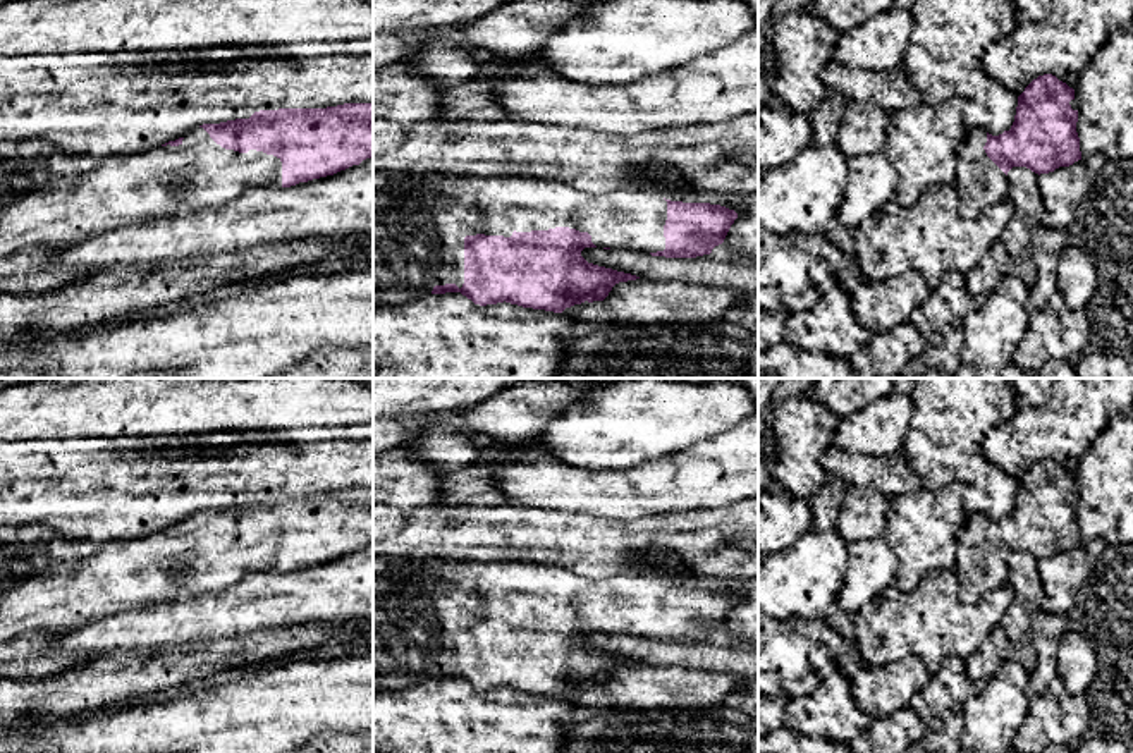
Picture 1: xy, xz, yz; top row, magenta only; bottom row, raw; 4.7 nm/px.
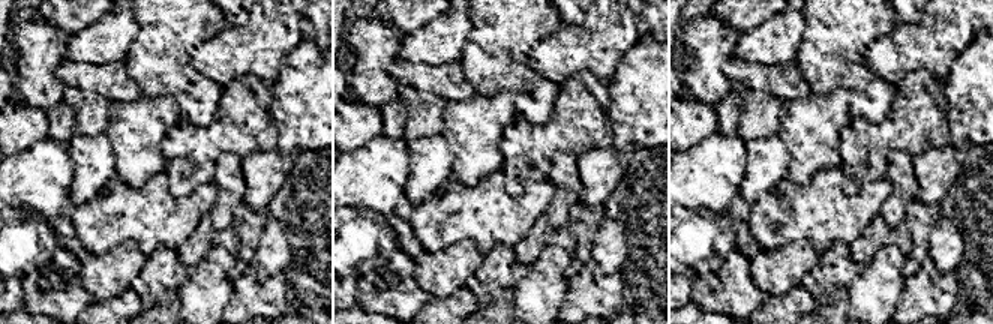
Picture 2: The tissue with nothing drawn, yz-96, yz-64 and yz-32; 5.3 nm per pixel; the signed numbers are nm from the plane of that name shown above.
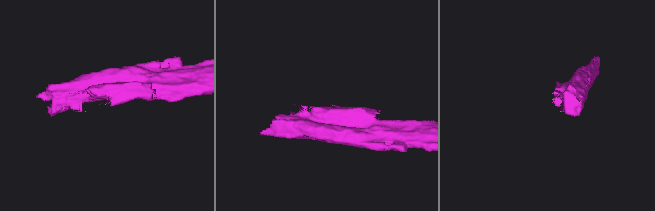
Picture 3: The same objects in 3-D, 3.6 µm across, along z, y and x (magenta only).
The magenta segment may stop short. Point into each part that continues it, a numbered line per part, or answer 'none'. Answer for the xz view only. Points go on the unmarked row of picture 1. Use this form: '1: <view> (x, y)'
1: xz (420, 607)

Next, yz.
1: yz (980, 568)

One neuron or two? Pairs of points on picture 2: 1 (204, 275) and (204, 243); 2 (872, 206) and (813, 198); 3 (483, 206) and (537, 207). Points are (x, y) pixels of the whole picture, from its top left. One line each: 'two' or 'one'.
1: two
2: one
3: one

